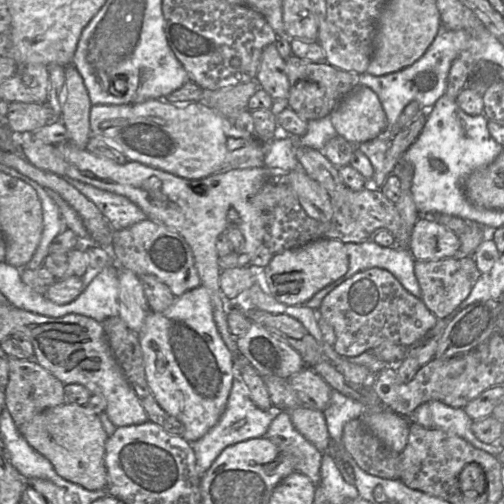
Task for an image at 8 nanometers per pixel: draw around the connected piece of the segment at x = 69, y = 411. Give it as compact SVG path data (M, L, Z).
M64 403L49 408L24 424L20 432L34 450L51 462L60 477L90 491L107 489L104 456L108 436L99 416L85 405Z

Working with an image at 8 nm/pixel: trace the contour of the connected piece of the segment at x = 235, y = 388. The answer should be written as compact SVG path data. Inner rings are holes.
M236 377L229 394L226 409L217 424L202 438L190 443L195 453L196 466L201 478L227 447L250 439L265 437L274 417L274 410L264 411L253 403L247 385L239 377Z

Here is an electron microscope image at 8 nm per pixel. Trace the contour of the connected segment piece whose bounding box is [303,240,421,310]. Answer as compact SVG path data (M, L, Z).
M373 240L363 243L346 243L346 252L349 260L349 267L346 274L337 281L326 286L316 293L305 304L313 310L318 310L323 299L343 282L350 279L359 272L372 268L379 268L391 273L403 286L403 288L414 297L421 298L421 290L414 273L416 260L408 248L400 248L396 245L391 248L384 248Z

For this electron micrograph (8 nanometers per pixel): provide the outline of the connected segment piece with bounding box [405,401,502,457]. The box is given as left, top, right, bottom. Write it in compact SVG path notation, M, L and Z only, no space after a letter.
M432 401L419 406L407 418L410 424L419 424L428 429L442 430L457 435L474 447L497 457L502 447L480 441L472 431L473 420L463 408L453 408L442 402Z

